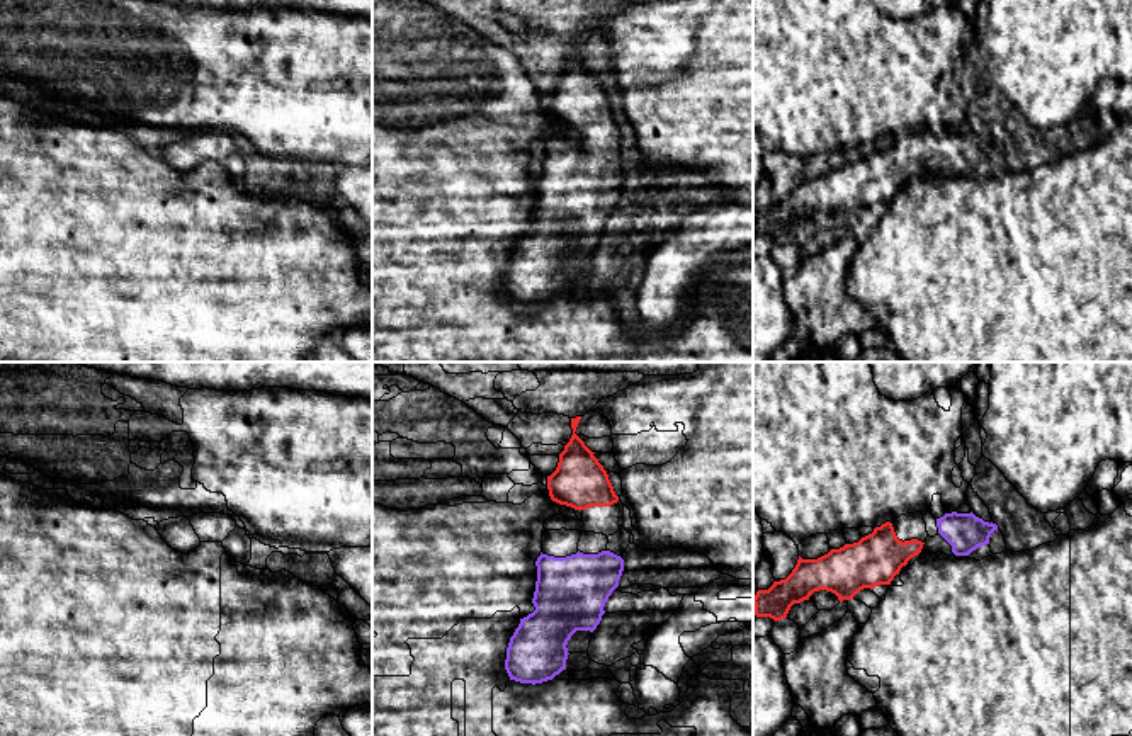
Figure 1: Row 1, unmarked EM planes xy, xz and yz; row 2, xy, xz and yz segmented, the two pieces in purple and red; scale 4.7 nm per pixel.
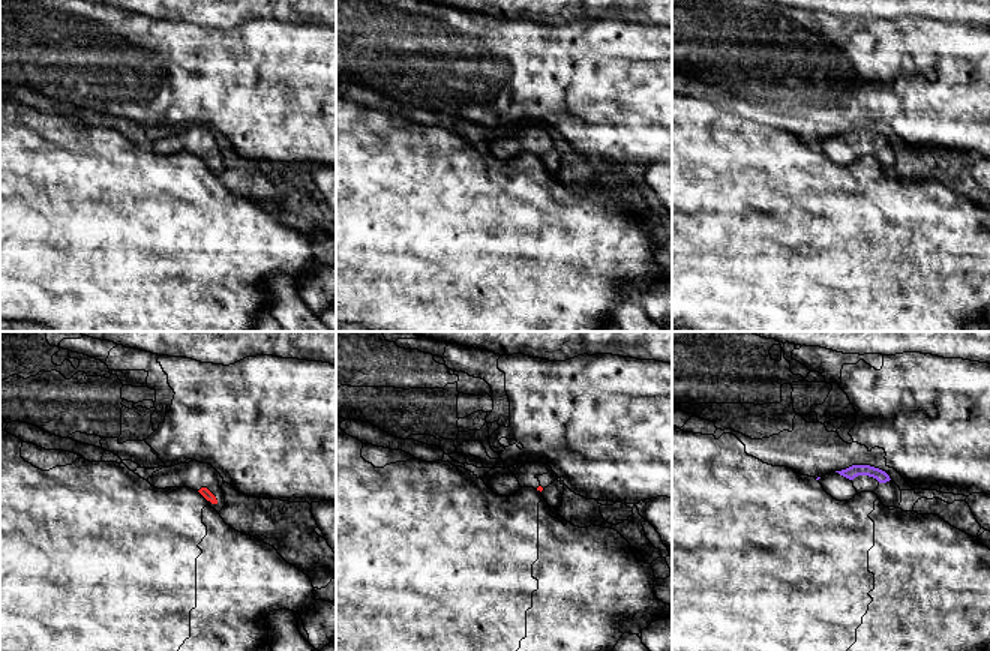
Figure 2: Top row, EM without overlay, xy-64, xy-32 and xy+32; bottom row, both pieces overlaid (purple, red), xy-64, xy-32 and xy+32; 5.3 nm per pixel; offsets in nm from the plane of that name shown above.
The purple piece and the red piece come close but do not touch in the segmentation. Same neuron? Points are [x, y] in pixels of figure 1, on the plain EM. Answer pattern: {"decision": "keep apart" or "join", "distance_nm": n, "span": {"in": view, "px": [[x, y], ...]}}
{"decision": "join", "distance_nm": 90, "span": {"in": "yz", "px": [[939, 152], [923, 162]]}}

